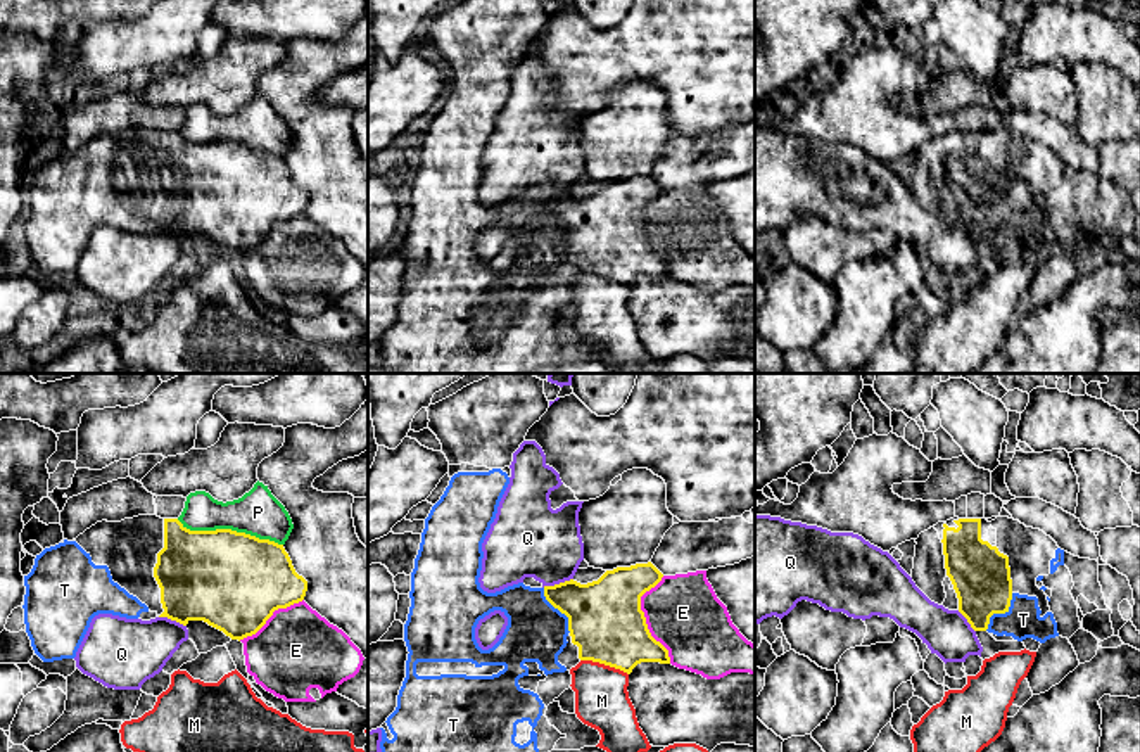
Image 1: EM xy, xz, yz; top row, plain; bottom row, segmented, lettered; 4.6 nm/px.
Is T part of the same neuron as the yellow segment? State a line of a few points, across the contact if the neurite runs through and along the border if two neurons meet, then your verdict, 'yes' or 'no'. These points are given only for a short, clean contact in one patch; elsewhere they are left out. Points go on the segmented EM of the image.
yes

